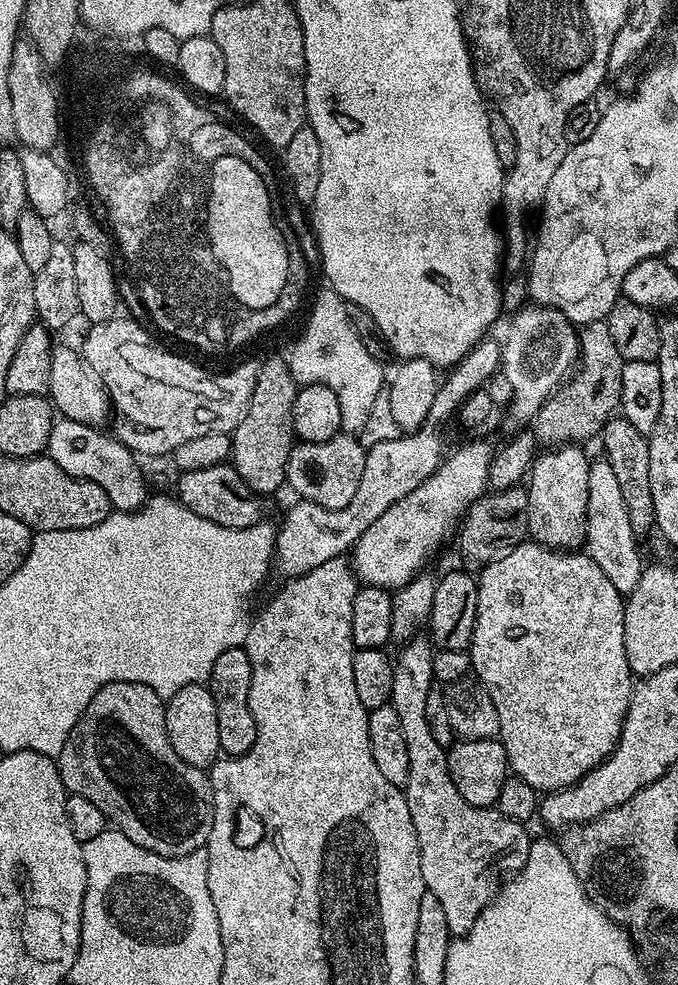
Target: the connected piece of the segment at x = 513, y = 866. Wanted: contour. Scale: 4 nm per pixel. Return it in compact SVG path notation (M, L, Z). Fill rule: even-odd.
M413 638L403 645L404 648L394 660L394 690L391 705L398 710L398 719L402 721L402 734L406 737L406 751L410 754L410 774L404 783L403 793L410 806L410 818L414 822L414 830L420 847L422 862L422 878L427 895L438 898L442 911L446 914L448 929L453 937L462 938L468 928L482 914L486 905L496 898L506 878L519 872L520 867L528 861L528 845L530 835L519 820L508 820L495 807L479 808L470 806L462 794L458 794L458 786L450 778L448 769L448 753L438 742L434 742L434 734L430 734L430 722L426 722L426 694L434 686L432 678L433 645L427 639Z

